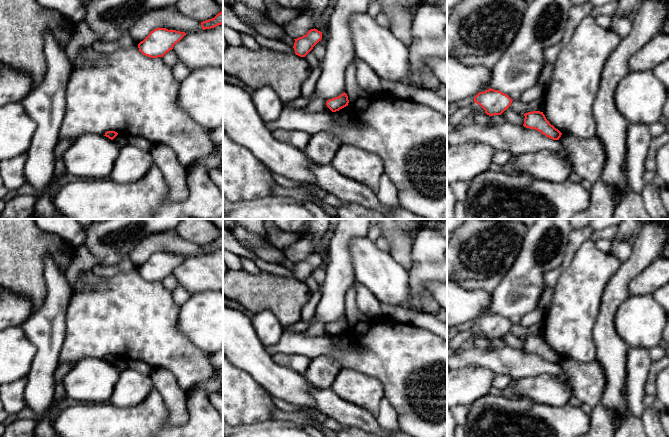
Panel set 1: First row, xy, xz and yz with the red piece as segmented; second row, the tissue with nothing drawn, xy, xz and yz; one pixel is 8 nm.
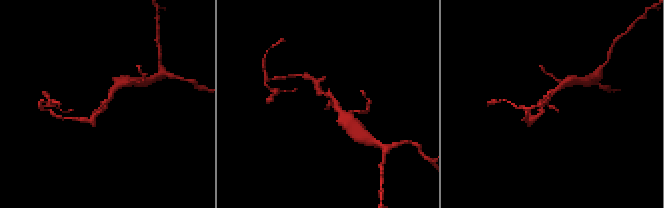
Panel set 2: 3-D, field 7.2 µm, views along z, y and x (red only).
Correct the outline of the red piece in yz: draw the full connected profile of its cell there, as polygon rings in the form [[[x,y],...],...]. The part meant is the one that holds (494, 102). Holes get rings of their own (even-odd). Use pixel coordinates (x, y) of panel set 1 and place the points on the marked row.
[[[489,88],[479,92],[474,97],[474,102],[479,104],[489,116],[501,115],[512,103],[512,99],[501,91]]]

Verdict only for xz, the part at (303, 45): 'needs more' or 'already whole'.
already whole

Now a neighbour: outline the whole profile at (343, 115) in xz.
[[[346,106],[339,111],[333,112],[333,115],[335,117],[335,121],[338,123],[346,123],[352,118],[352,110]]]

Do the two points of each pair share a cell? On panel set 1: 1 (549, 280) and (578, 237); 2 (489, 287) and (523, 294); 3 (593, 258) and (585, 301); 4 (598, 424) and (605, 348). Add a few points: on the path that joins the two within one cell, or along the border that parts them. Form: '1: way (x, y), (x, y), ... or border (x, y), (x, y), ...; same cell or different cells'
1: way (560, 269), (566, 263), (572, 248); same cell
2: border (502, 277), (491, 295); different cells
3: way (590, 269), (585, 279), (585, 290); same cell
4: border (600, 403), (620, 416); different cells

